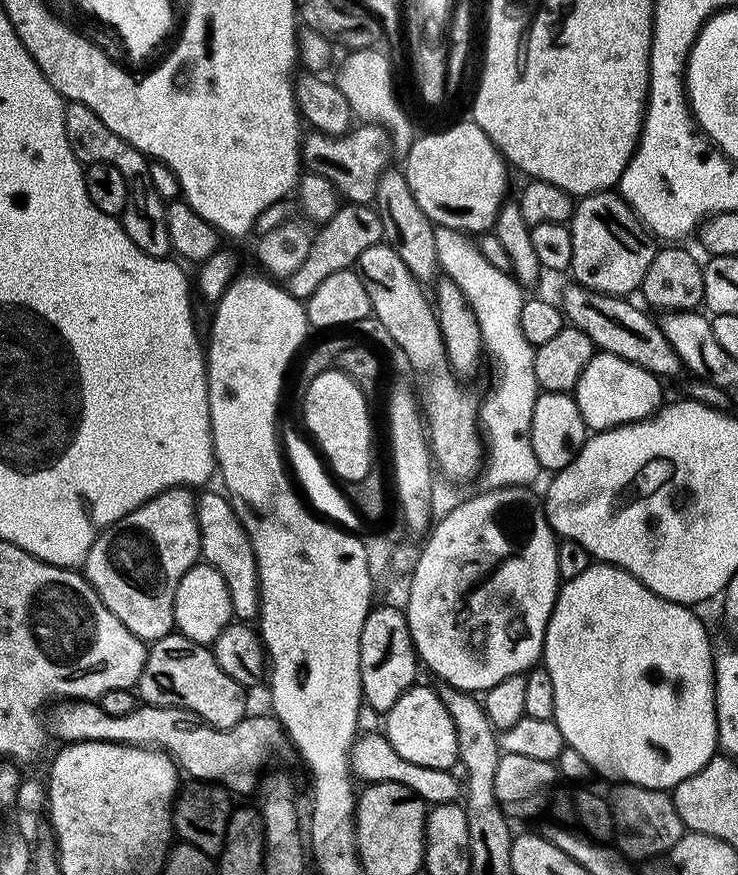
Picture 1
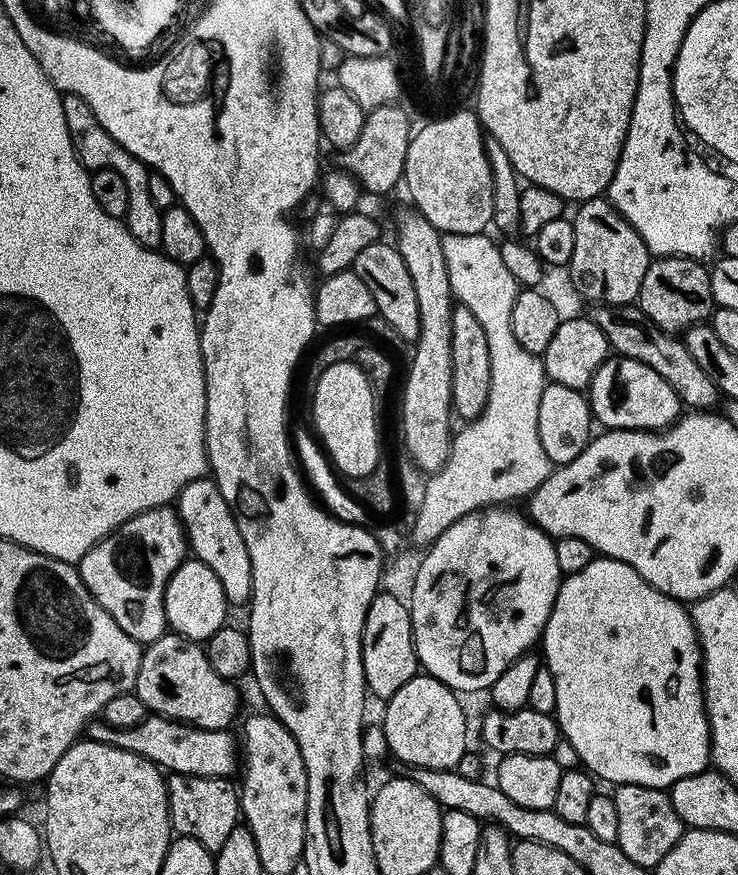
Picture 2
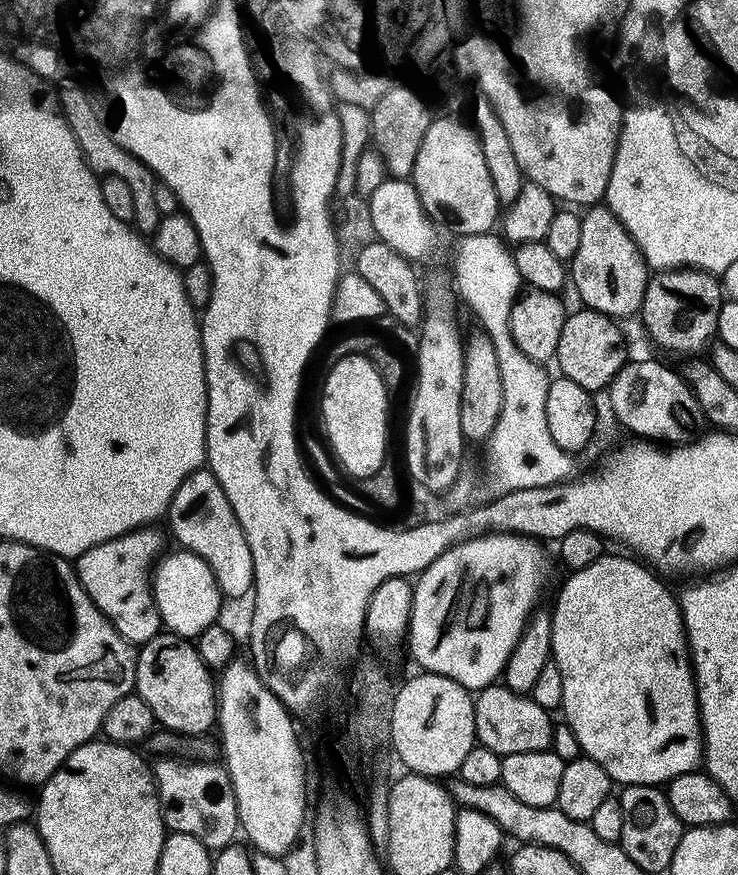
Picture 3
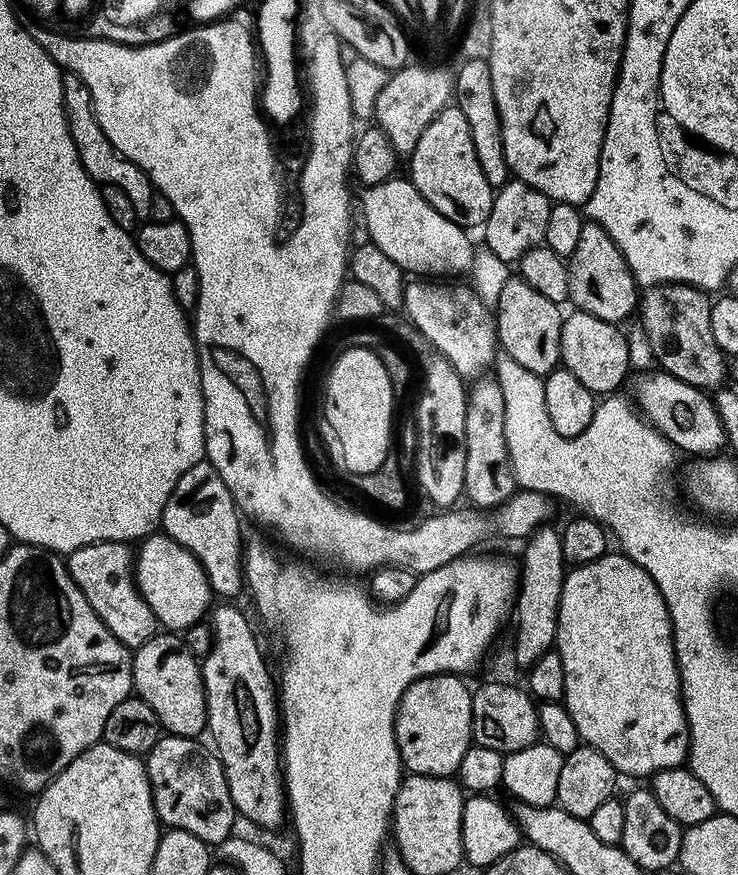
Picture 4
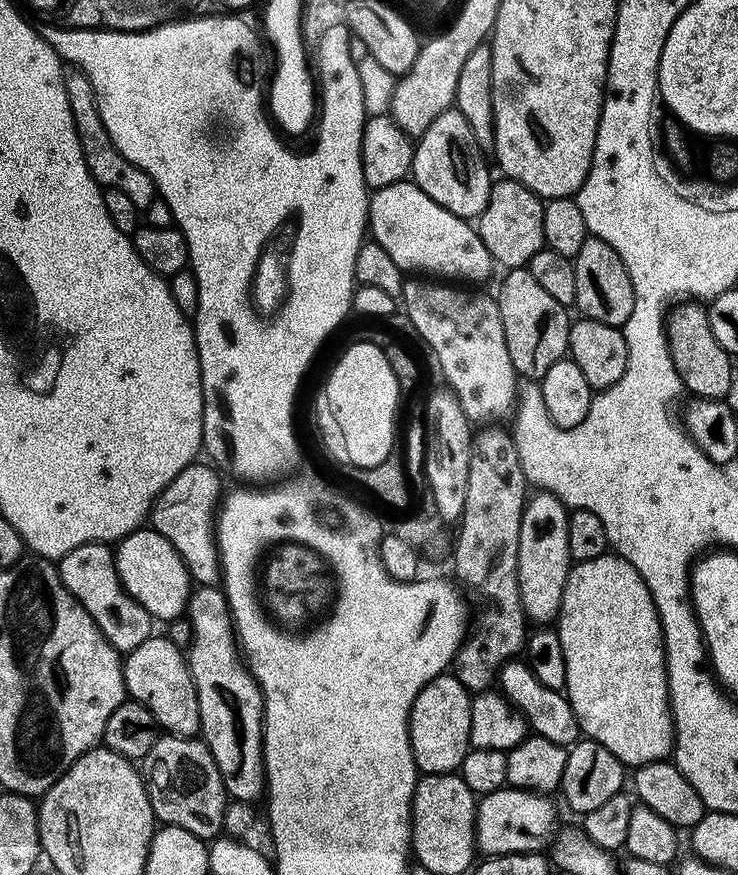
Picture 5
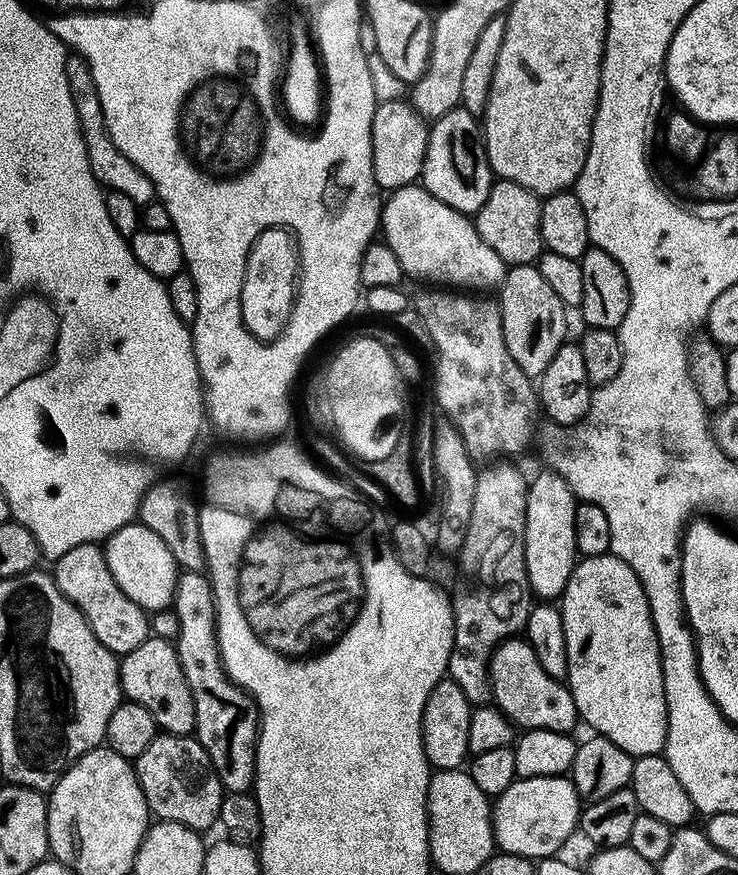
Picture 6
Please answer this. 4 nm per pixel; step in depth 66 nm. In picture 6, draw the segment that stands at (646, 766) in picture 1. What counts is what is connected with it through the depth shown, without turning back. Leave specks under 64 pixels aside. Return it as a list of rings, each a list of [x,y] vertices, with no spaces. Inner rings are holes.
[[[614,555],[585,556],[570,574],[562,599],[558,604],[566,634],[568,675],[566,683],[572,691],[579,719],[592,727],[597,736],[610,738],[614,746],[626,750],[632,757],[654,756],[664,751],[666,742],[666,702],[662,686],[662,662],[650,606],[638,582],[638,574]]]

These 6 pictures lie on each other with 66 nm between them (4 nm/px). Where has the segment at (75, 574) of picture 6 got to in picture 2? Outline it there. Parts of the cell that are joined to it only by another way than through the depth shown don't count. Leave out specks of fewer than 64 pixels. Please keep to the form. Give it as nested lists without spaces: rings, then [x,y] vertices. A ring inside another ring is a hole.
[[[175,507],[148,508],[120,524],[78,561],[80,580],[90,594],[142,646],[165,635],[168,619],[164,591],[178,566],[189,555],[188,538]]]

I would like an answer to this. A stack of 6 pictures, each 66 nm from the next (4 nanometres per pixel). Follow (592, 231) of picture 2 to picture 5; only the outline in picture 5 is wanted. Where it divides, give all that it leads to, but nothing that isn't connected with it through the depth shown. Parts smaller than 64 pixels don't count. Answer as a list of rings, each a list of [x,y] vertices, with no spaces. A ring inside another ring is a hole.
[[[590,234],[586,242],[582,242],[582,250],[578,250],[574,263],[578,278],[575,307],[580,308],[579,315],[594,322],[608,323],[612,327],[620,328],[634,310],[636,295],[630,282],[628,268],[622,262],[622,258],[614,254],[614,246]]]

